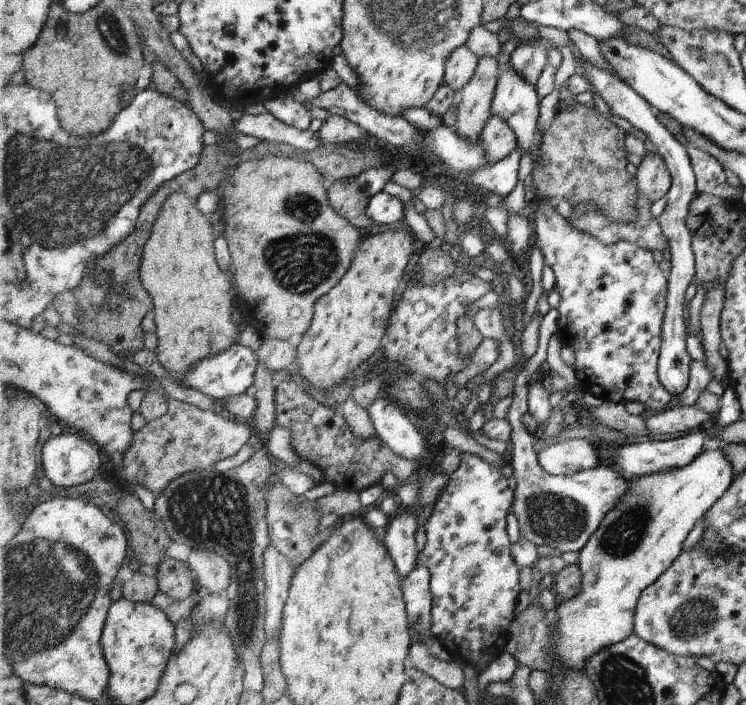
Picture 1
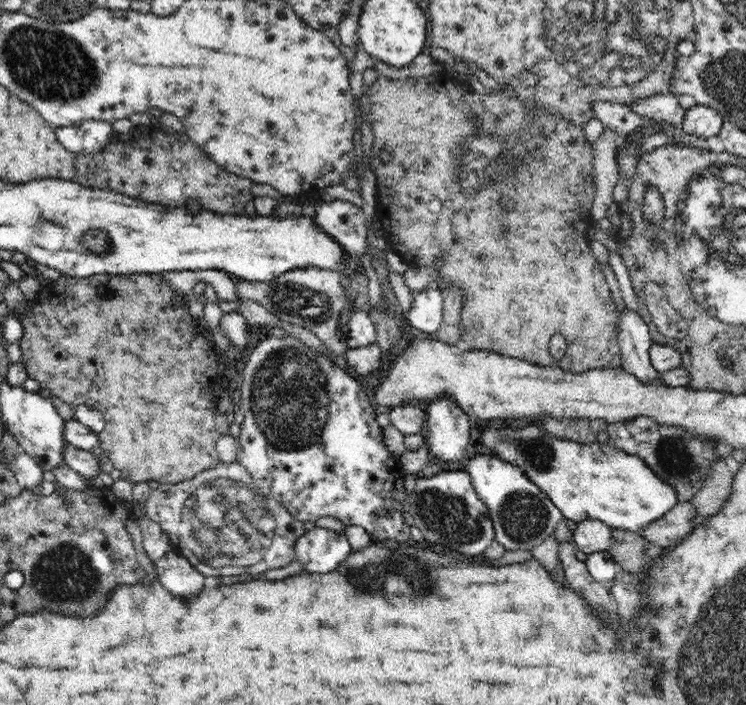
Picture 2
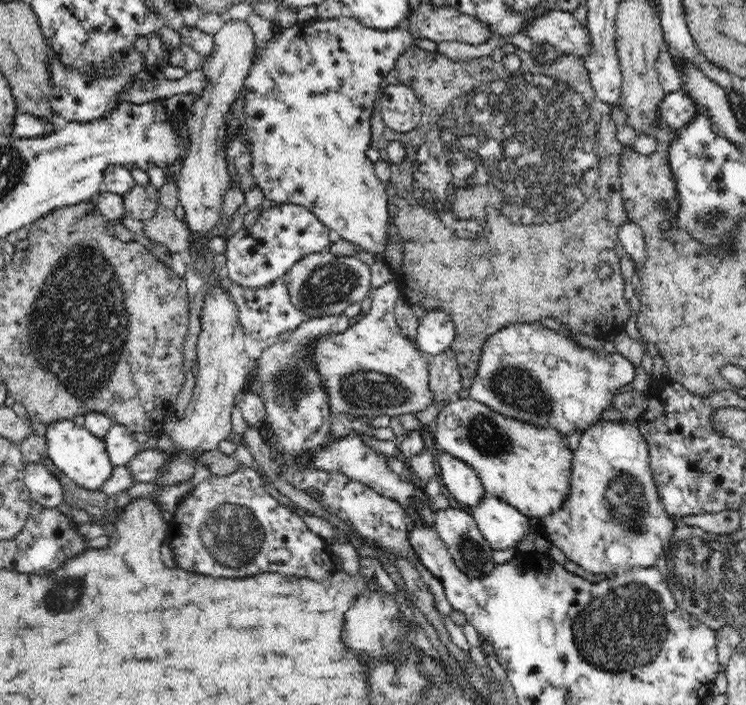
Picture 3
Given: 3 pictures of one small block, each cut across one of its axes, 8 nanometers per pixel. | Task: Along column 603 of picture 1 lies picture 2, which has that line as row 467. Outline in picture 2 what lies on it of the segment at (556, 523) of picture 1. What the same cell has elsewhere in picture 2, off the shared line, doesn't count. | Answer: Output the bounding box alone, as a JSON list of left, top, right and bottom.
[465,453,563,551]

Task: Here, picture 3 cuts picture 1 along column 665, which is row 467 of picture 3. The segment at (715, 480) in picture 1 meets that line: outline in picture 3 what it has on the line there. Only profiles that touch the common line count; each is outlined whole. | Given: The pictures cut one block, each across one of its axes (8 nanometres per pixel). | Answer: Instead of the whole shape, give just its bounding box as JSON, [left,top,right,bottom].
[435,396,574,518]

